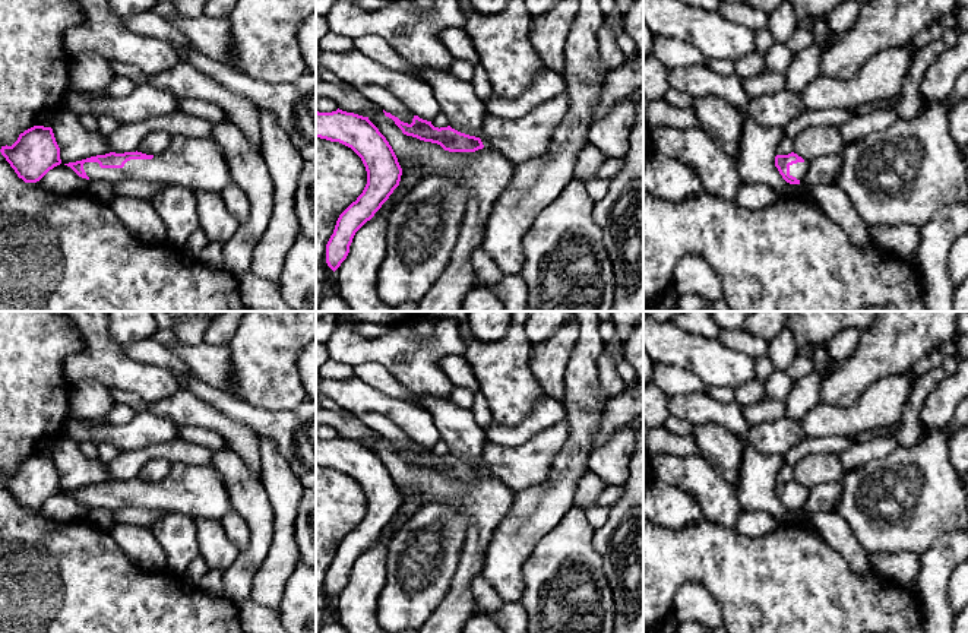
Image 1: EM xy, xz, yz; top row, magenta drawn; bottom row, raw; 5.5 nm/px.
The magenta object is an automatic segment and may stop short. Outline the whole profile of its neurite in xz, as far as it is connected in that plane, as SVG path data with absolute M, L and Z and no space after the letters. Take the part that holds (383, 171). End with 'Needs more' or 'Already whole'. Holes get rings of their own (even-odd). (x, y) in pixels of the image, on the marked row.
M339 108L332 113L316 111L316 137L351 148L367 171L363 193L339 215L326 244L326 263L335 272L347 259L355 232L399 186L402 168L392 146L368 117Z. Already whole

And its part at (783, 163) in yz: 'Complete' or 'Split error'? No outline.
Split error

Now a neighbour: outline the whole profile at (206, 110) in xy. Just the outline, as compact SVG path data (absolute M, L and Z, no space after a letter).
M181 98L180 111L205 118L212 124L230 120L228 114L216 104L196 98Z

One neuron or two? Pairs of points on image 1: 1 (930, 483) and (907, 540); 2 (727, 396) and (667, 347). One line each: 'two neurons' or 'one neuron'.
1: one neuron
2: two neurons

